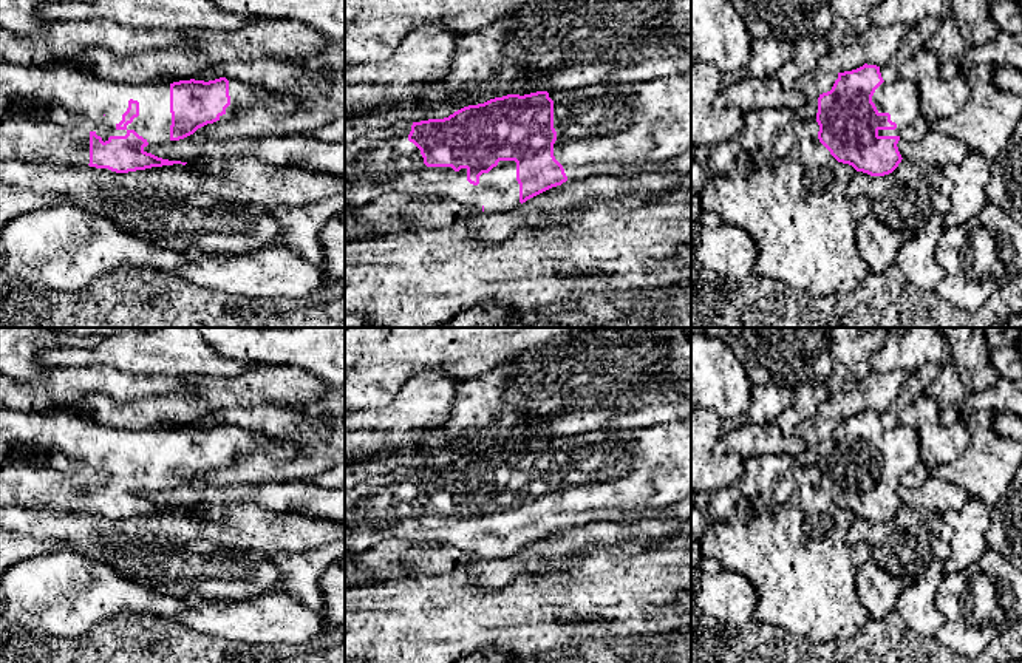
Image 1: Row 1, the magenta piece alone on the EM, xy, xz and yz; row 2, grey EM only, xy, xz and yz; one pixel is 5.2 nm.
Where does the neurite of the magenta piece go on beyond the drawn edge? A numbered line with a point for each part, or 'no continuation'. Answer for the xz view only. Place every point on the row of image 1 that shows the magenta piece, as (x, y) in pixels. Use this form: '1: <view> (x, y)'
1: xz (605, 129)
2: xz (381, 161)

